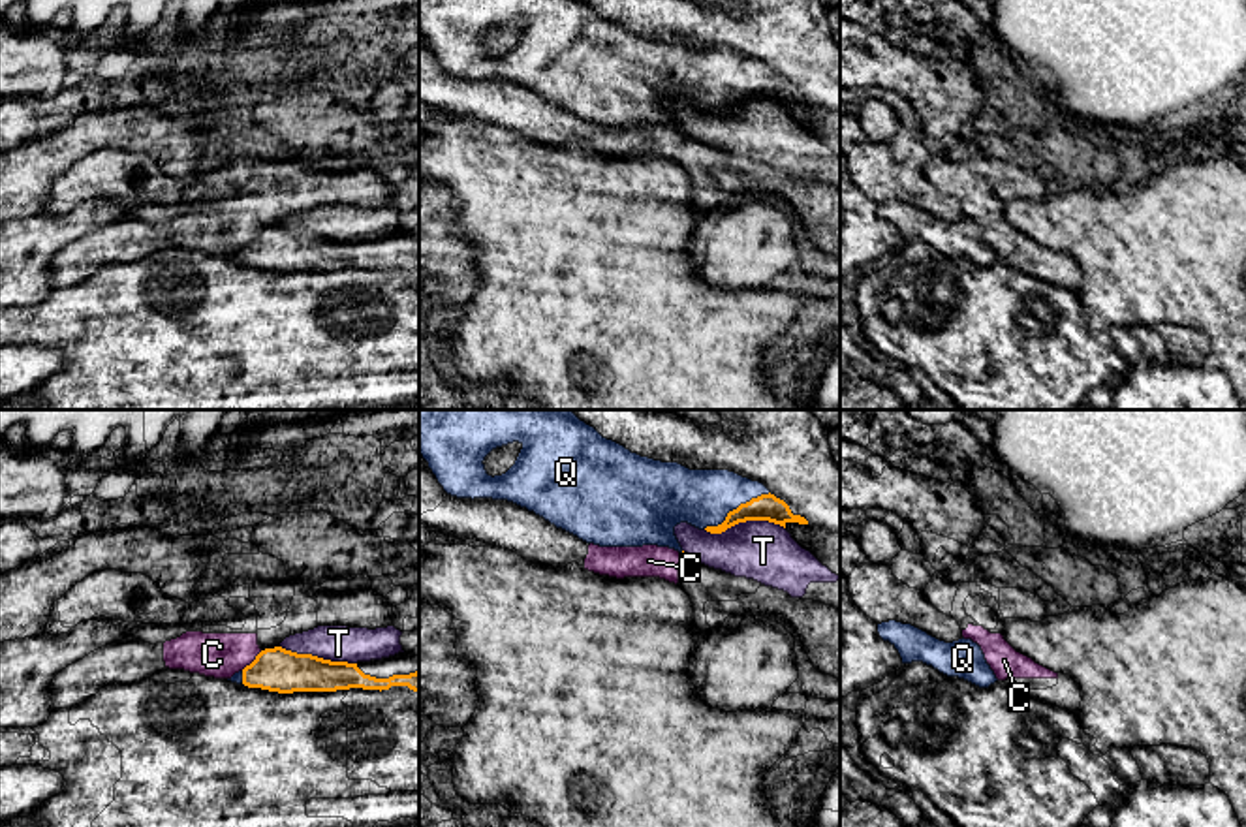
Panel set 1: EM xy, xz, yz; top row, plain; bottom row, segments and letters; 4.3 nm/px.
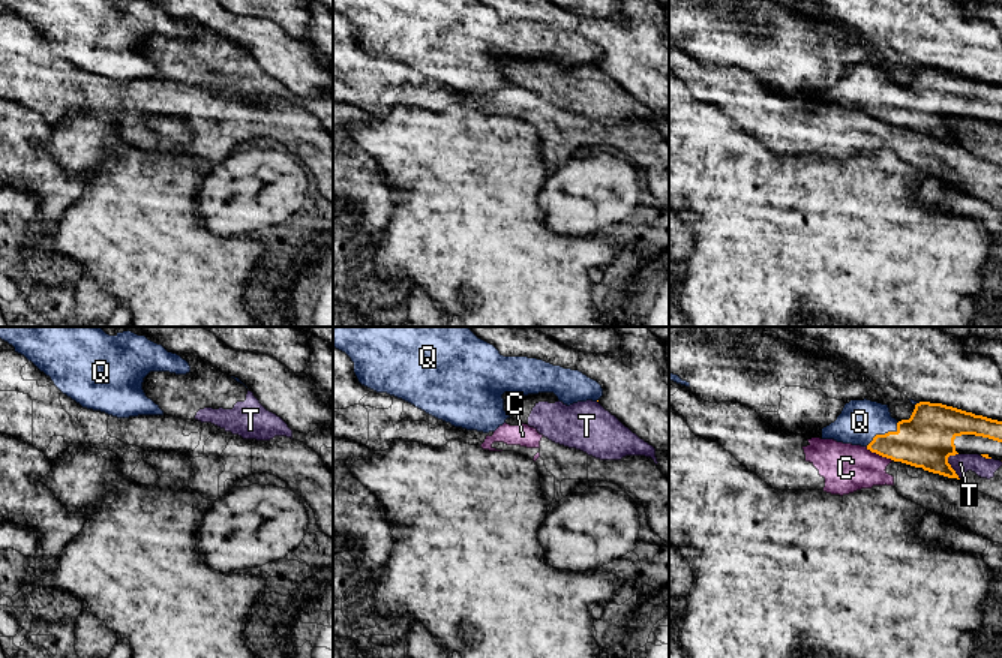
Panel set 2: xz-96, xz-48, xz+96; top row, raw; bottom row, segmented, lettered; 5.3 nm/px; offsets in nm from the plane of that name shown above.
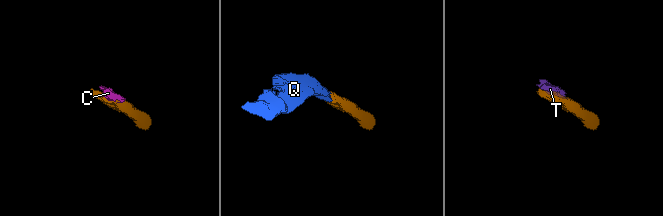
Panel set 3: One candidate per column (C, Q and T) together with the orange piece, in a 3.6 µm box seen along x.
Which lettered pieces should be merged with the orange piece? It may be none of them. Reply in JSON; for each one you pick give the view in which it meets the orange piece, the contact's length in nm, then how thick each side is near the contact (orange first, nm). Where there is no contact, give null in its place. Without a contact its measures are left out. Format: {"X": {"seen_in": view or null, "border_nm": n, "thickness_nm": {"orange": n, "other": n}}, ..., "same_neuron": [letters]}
{"Q": {"seen_in": "xz", "border_nm": 320, "thickness_nm": {"orange": 110, "other": 240}}, "same_neuron": ["Q"]}

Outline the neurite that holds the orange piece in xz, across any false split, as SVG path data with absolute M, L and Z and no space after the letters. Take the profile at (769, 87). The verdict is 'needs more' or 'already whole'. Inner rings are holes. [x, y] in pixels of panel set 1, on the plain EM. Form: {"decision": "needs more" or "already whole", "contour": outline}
{"decision": "needs more", "contour": "M419 0L419 32L428 41L444 70L457 77L507 79L543 96L586 122L600 126L658 124L682 132L675 105L688 101L710 113L746 100L769 100L786 107L787 101L808 103L793 94L789 85L776 77L763 62L729 49L690 49L678 41L662 41L631 32L624 24L603 17L584 0ZM502 24L522 24L515 43L502 55L489 55L485 36Z"}

